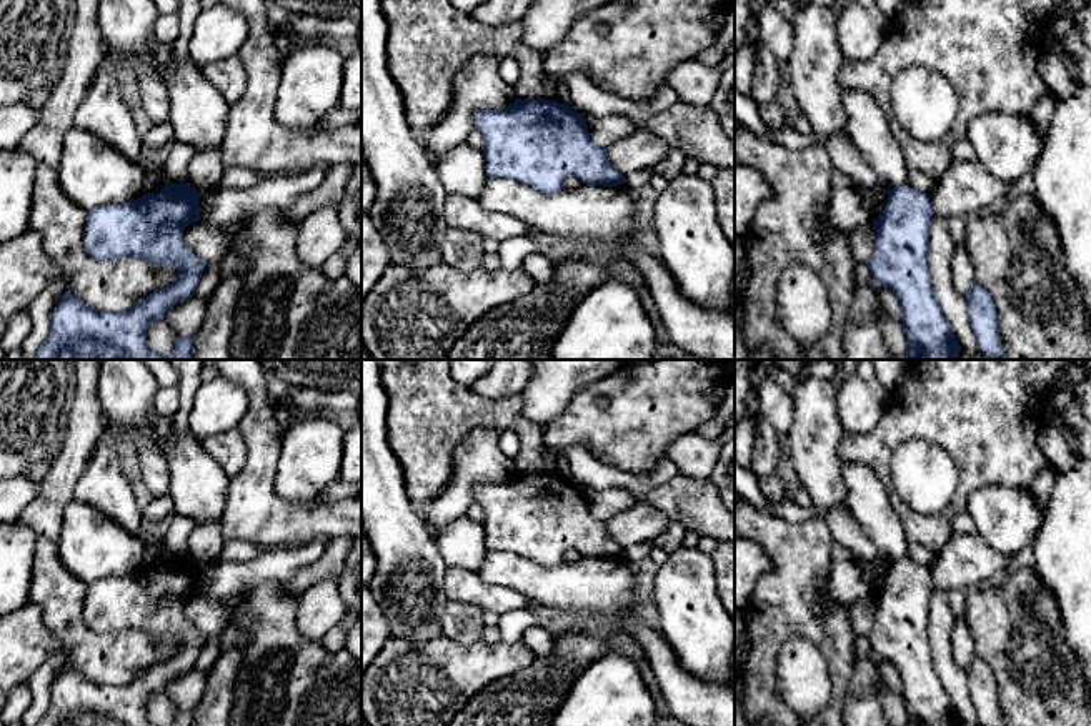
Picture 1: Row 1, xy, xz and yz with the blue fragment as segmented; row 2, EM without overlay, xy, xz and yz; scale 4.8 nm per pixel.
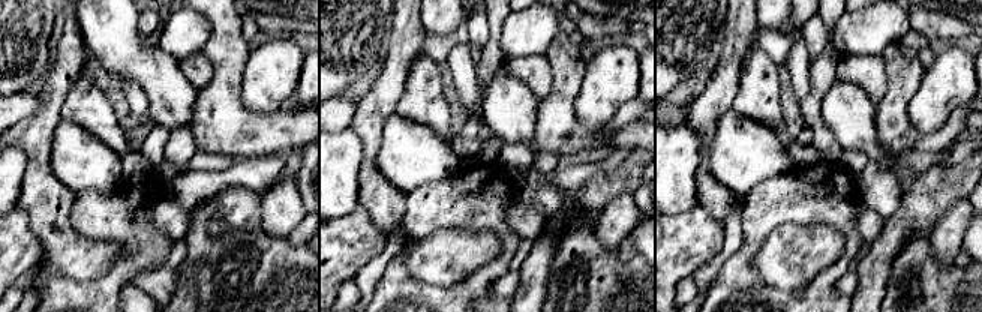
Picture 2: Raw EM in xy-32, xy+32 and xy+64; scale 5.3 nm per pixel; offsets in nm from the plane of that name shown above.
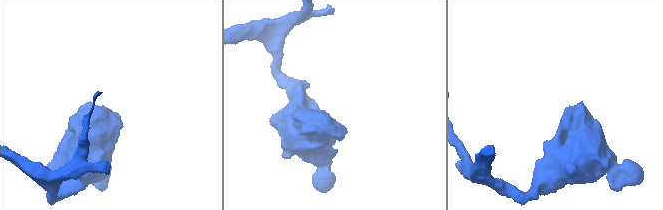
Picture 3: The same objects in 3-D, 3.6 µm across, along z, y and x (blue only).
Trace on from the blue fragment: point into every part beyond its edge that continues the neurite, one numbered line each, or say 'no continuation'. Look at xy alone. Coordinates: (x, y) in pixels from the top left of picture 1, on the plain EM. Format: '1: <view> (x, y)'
no continuation

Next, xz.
no continuation

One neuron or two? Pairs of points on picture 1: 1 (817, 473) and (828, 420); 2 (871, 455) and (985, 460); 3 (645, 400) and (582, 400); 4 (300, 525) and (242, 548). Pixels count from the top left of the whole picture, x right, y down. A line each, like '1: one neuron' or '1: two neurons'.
1: one neuron
2: one neuron
3: one neuron
4: two neurons

